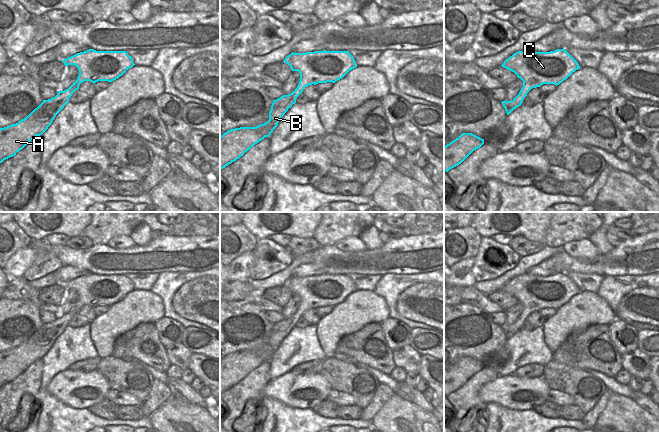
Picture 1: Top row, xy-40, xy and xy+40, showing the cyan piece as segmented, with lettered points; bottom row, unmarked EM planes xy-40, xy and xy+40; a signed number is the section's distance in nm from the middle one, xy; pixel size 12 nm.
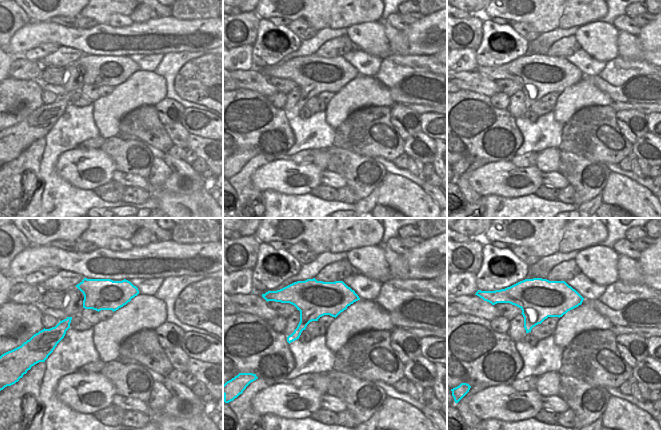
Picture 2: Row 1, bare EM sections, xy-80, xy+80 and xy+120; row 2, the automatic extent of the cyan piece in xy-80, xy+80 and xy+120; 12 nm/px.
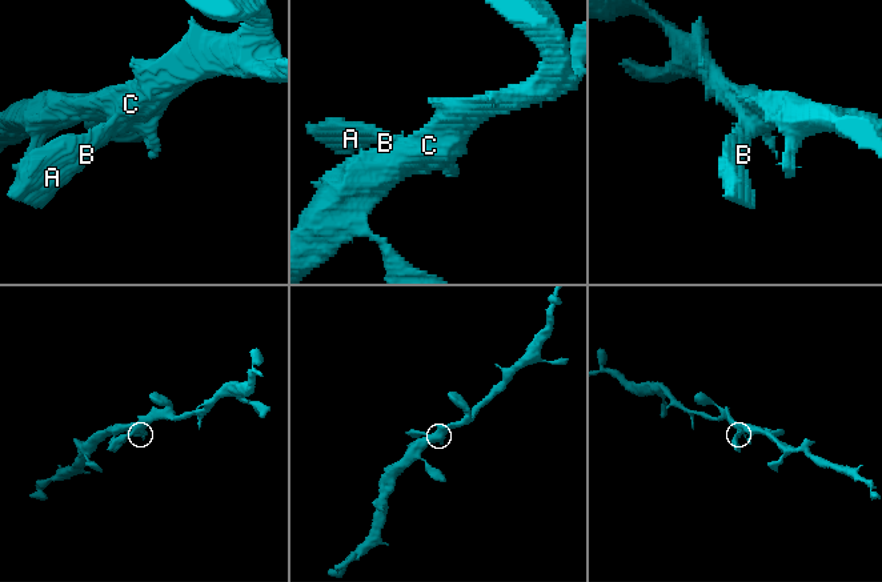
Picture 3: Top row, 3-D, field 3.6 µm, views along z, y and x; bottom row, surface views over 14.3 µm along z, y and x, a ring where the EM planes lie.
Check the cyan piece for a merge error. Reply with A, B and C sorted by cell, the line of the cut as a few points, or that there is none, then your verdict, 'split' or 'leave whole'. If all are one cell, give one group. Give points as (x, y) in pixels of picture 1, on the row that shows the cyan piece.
groups A B C; cut none; leave whole

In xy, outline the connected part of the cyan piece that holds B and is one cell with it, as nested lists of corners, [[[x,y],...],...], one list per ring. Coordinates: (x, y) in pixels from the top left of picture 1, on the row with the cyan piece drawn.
[[[314,51],[306,53],[294,53],[288,55],[284,61],[288,64],[292,71],[300,73],[300,81],[297,88],[288,95],[283,95],[280,98],[273,100],[271,110],[269,112],[269,120],[256,127],[240,127],[230,129],[220,136],[220,170],[239,159],[245,152],[250,150],[255,144],[269,137],[273,130],[277,127],[280,119],[296,103],[297,97],[303,92],[304,88],[309,85],[318,83],[327,83],[342,79],[350,70],[357,67],[353,56],[349,51]]]

